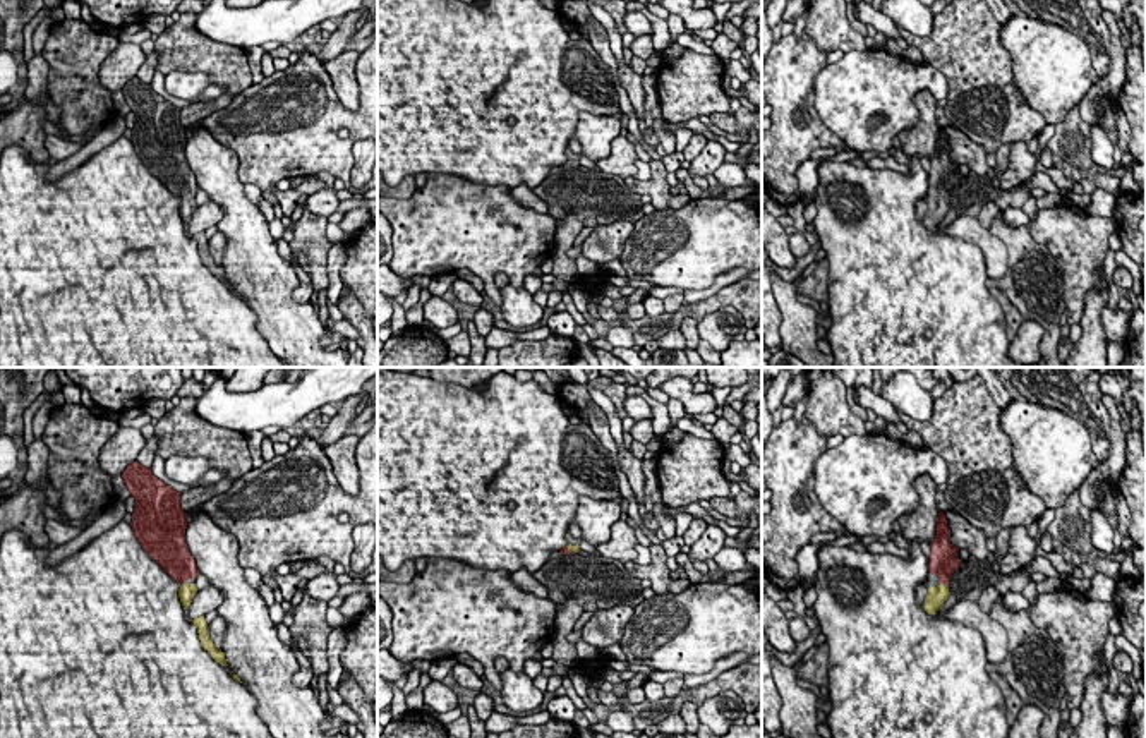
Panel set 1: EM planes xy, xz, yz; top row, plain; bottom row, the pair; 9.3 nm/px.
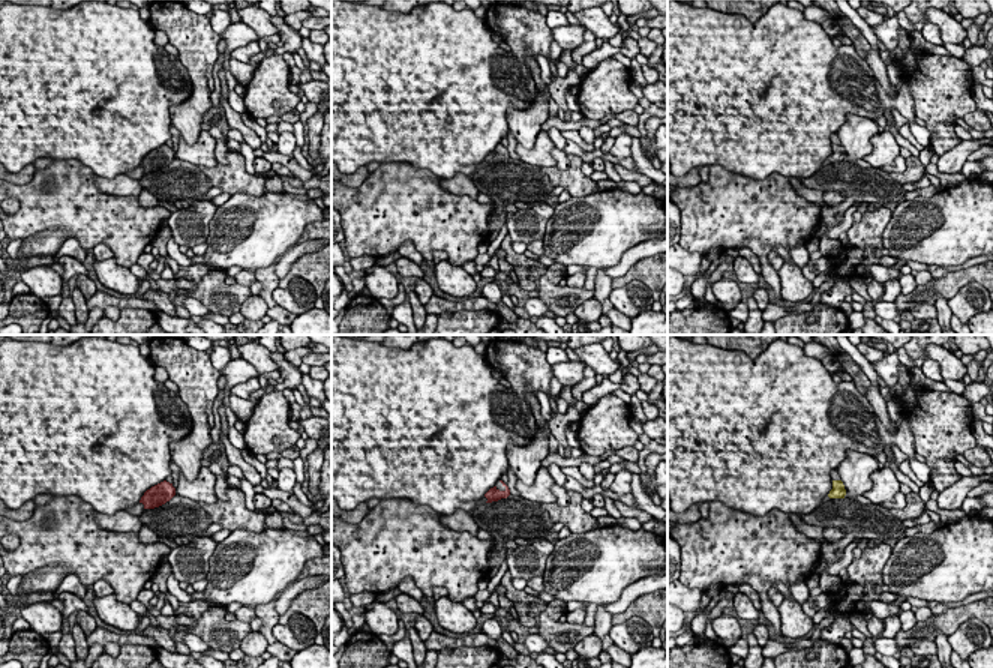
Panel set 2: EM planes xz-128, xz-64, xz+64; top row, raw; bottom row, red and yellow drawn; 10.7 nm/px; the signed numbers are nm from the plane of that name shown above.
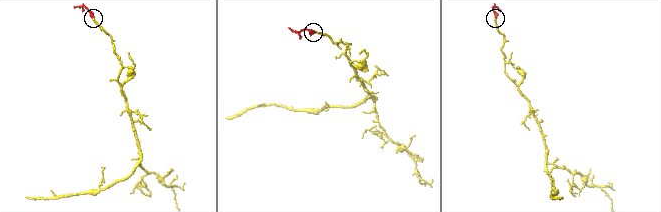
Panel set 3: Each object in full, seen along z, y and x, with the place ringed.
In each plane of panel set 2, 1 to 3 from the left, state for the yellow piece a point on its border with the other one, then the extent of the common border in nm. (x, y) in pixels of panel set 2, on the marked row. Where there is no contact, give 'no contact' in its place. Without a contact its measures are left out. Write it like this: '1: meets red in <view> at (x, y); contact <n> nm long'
1: no contact
2: no contact
3: no contact

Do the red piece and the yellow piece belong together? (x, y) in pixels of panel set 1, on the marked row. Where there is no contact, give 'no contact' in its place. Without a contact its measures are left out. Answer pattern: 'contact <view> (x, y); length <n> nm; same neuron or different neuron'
contact yz (944, 584); length 70 nm; same neuron

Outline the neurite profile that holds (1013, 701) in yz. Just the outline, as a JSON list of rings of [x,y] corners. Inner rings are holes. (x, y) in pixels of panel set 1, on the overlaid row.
[[[992,671],[990,678],[995,681],[995,685],[1000,688],[1002,697],[1005,700],[1005,719],[1009,728],[1016,723],[1017,714],[1021,712],[1024,702],[1019,697],[1019,693],[1009,685],[1009,681],[1005,680],[1005,676],[1002,676],[1000,673]]]

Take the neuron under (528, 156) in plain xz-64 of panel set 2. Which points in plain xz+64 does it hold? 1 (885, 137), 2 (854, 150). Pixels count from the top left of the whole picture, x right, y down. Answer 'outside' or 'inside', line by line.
1: inside
2: outside

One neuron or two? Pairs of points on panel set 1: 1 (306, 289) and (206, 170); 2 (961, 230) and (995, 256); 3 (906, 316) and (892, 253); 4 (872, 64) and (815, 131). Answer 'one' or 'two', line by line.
1: two
2: one
3: one
4: two

